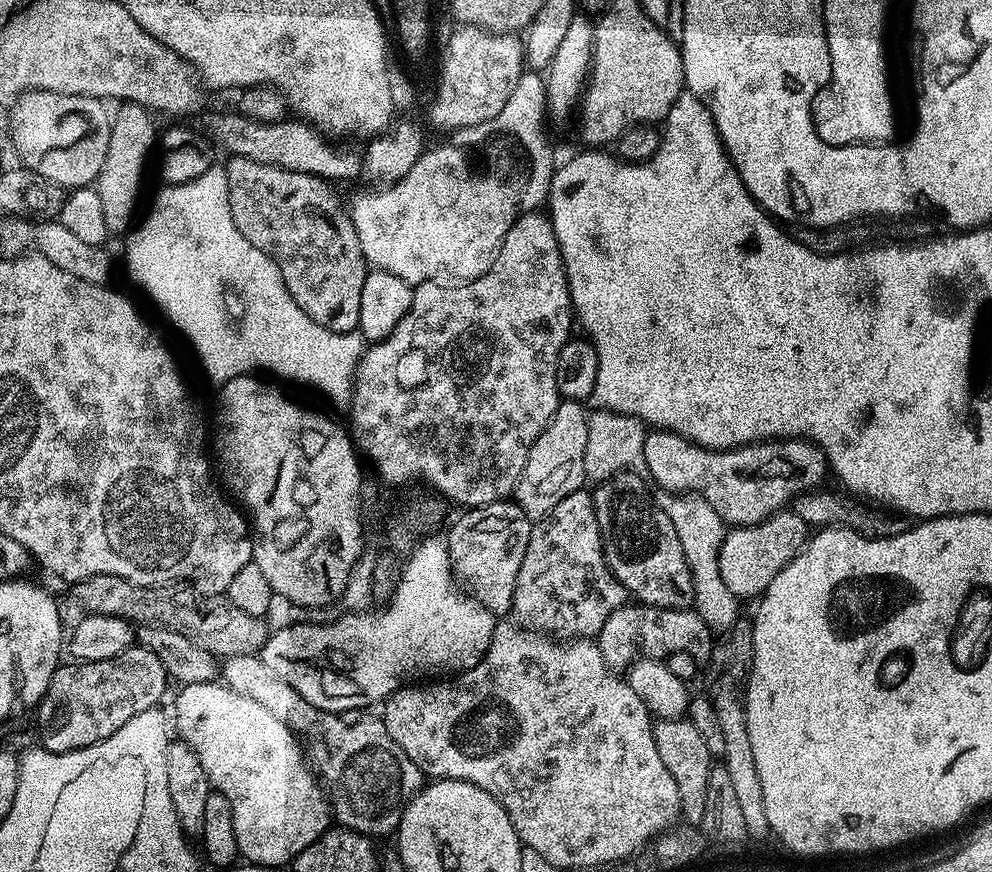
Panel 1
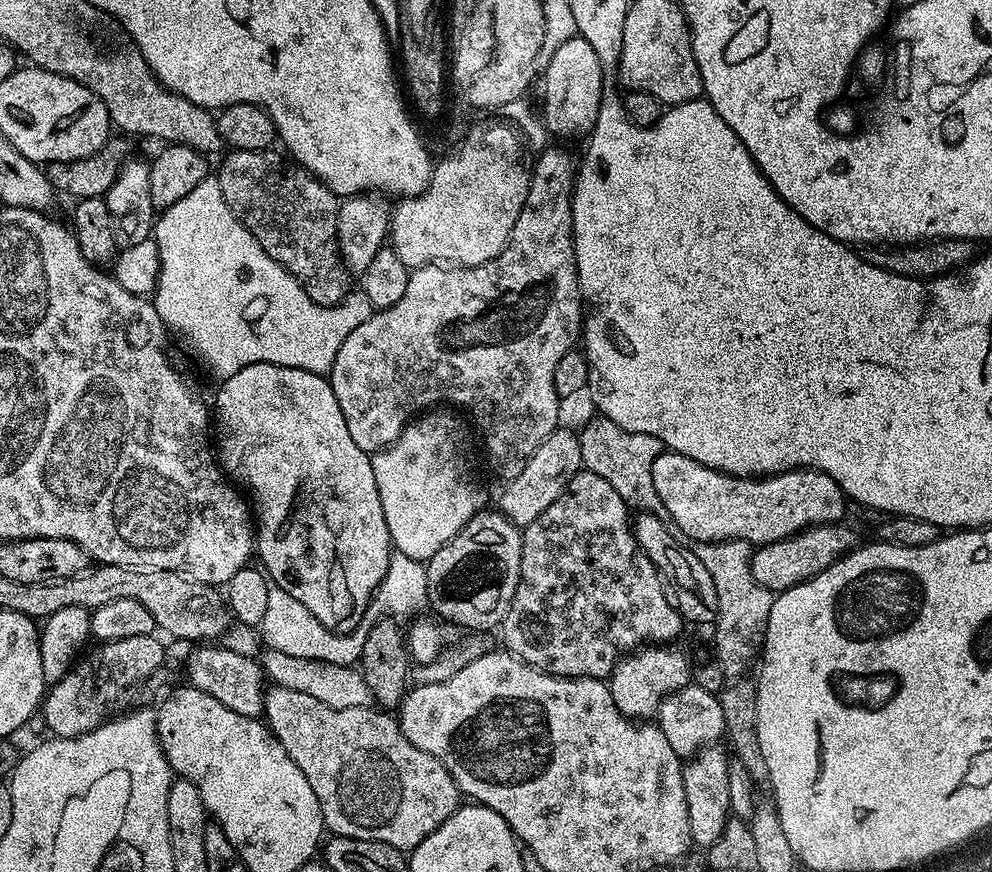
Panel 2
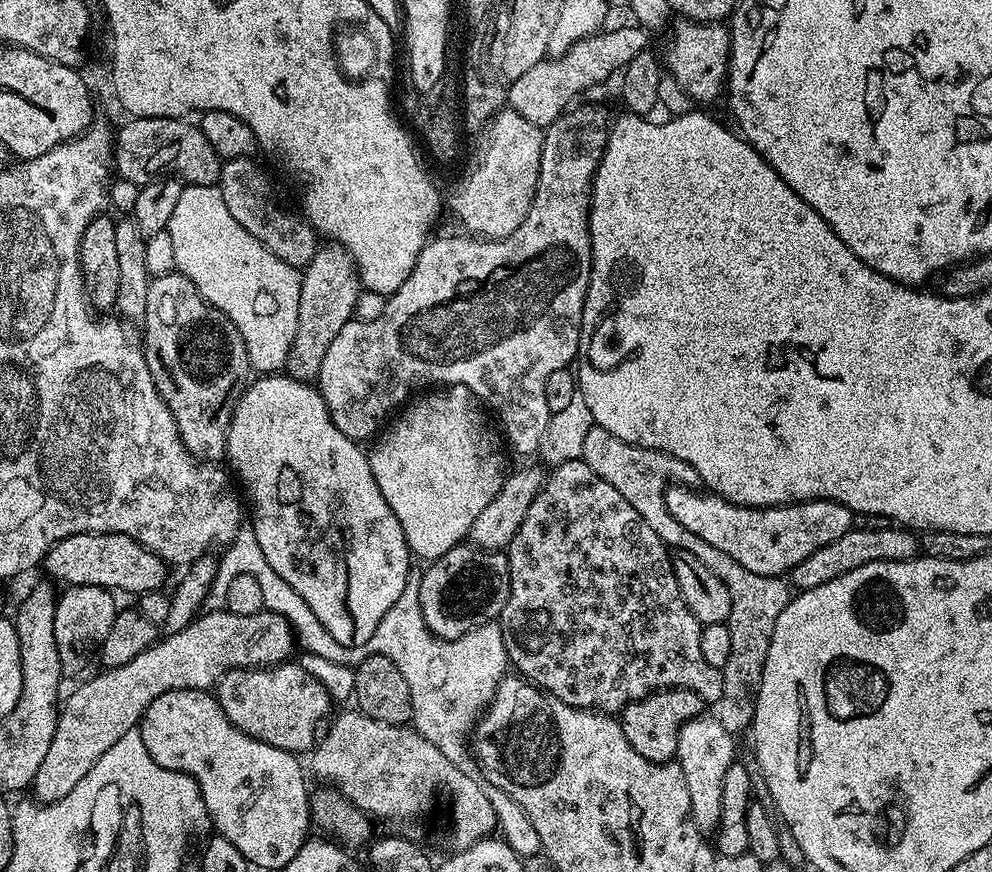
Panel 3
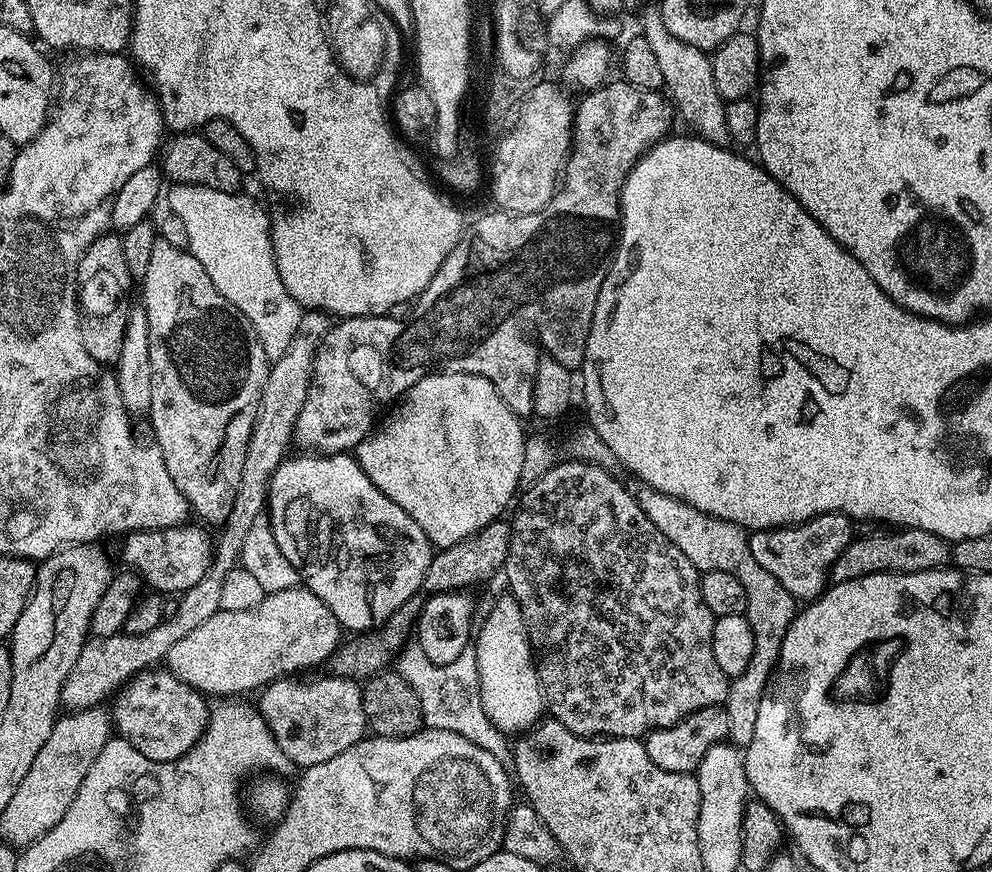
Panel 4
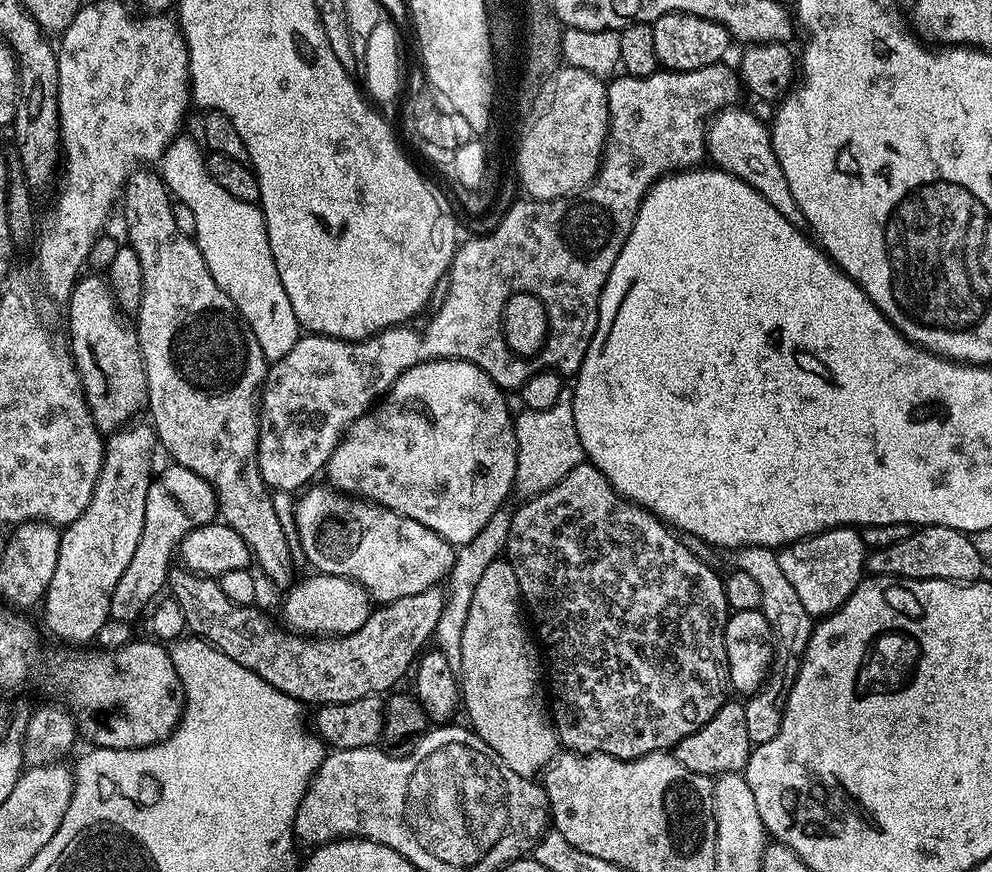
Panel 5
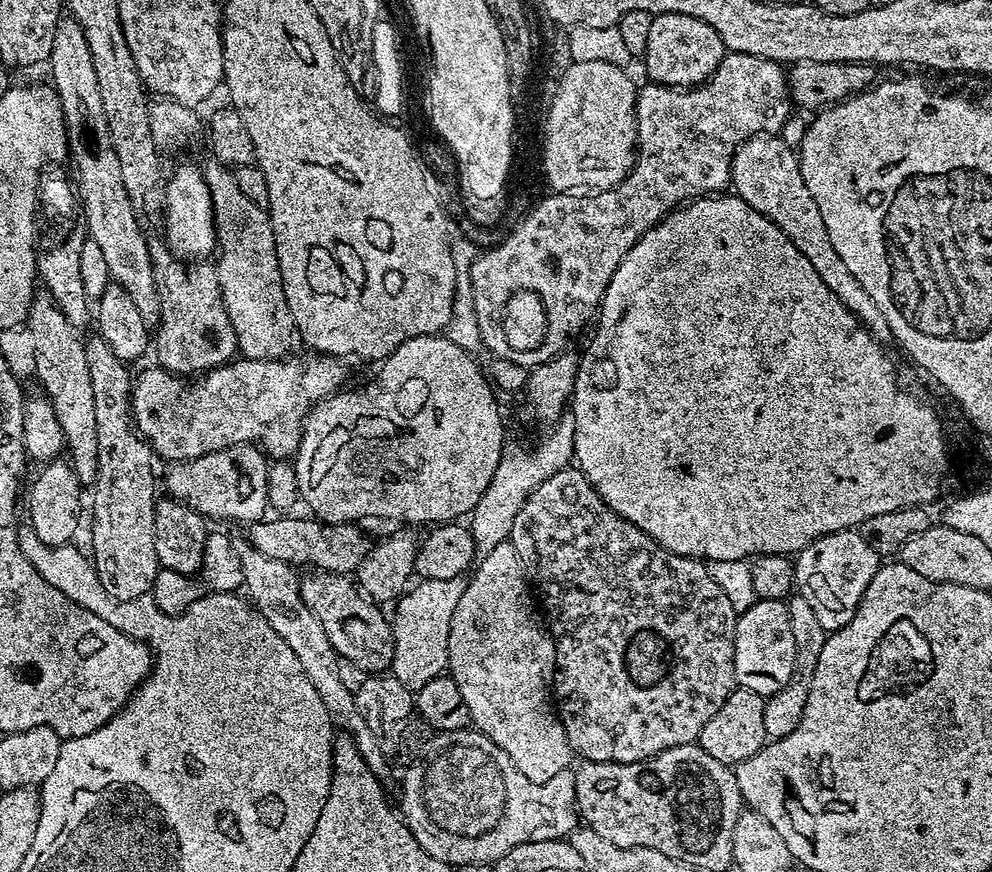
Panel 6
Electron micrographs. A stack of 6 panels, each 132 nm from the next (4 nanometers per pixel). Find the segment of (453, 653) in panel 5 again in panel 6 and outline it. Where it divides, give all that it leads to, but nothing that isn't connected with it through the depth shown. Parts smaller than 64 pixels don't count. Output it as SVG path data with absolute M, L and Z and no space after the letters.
M421 585L409 589L397 600L391 621L395 653L390 672L396 678L395 683L409 694L420 692L426 684L447 671L450 626L460 595L457 589L454 591L450 586Z

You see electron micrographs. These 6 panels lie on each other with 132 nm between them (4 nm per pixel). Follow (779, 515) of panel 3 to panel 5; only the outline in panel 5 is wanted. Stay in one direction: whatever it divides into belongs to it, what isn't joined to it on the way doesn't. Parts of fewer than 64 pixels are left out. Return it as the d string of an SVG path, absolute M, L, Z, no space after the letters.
M855 527L827 528L813 536L785 544L776 552L778 566L813 618L836 612L866 576L866 545Z

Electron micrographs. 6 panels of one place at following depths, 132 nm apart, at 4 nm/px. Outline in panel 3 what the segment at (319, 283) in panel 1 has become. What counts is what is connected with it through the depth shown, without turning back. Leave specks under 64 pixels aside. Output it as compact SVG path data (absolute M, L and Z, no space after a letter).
M252 158L223 161L218 185L222 198L226 198L226 207L230 209L230 214L234 214L244 232L254 234L254 238L258 238L258 242L262 242L266 250L282 258L282 262L302 270L314 258L318 247L318 233L303 215L296 213L295 216L294 213L287 212L276 201L267 174L255 164L256 162Z

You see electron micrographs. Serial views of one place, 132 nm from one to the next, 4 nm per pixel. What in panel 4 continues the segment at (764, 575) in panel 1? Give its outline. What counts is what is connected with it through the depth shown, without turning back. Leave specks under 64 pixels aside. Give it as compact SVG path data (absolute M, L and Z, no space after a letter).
M900 528L884 530L879 536L857 535L851 544L842 550L830 573L832 584L850 582L854 578L862 578L866 574L879 572L921 572L943 568L950 560L949 541L938 534L930 534L930 530L917 528Z

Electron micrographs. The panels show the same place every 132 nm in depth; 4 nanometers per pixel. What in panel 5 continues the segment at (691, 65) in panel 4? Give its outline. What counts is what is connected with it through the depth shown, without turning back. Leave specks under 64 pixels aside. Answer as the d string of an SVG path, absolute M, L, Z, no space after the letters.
M740 106L721 108L708 121L706 156L723 172L734 174L742 178L742 182L754 186L754 190L758 190L758 194L762 194L762 198L766 198L766 202L770 202L770 206L774 206L774 210L778 210L778 214L785 216L790 223L797 226L805 223L802 210L790 192L790 182L786 182L786 174L782 172L774 152L769 125L765 121L763 124L754 113L743 112Z

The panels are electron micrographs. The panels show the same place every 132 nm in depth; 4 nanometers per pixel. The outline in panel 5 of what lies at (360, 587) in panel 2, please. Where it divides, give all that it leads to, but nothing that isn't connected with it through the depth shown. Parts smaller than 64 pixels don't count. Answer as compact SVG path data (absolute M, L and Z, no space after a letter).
M328 486L316 487L309 487L296 504L296 536L300 539L300 548L305 558L316 567L313 569L317 573L345 576L347 580L362 585L373 601L389 604L392 600L437 587L441 583L440 579L443 581L455 566L457 549L434 534L434 530L422 526L422 522L414 522L414 518L406 518L380 504L370 504L363 498L341 494Z

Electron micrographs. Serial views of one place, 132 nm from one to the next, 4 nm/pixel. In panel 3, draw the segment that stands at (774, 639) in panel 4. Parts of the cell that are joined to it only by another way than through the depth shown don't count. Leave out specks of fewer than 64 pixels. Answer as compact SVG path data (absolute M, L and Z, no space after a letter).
M593 427L583 443L582 458L602 478L618 490L622 498L634 507L634 510L646 519L646 524L665 544L673 549L689 552L698 558L698 562L706 562L722 582L726 582L726 590L730 590L732 609L727 625L730 630L730 658L722 669L722 698L714 701L714 715L726 730L733 734L747 733L752 726L758 690L762 682L762 670L766 666L766 654L770 650L770 638L774 634L774 622L778 622L778 614L786 610L790 599L790 588L779 576L763 576L746 570L746 566L738 566L730 554L722 554L722 550L714 550L710 542L706 542L698 534L690 534L686 526L682 526L666 509L665 491L670 483L684 486L696 486L701 483L700 475L689 463L672 455L642 448L634 444L622 442L622 438L614 438L610 430Z

